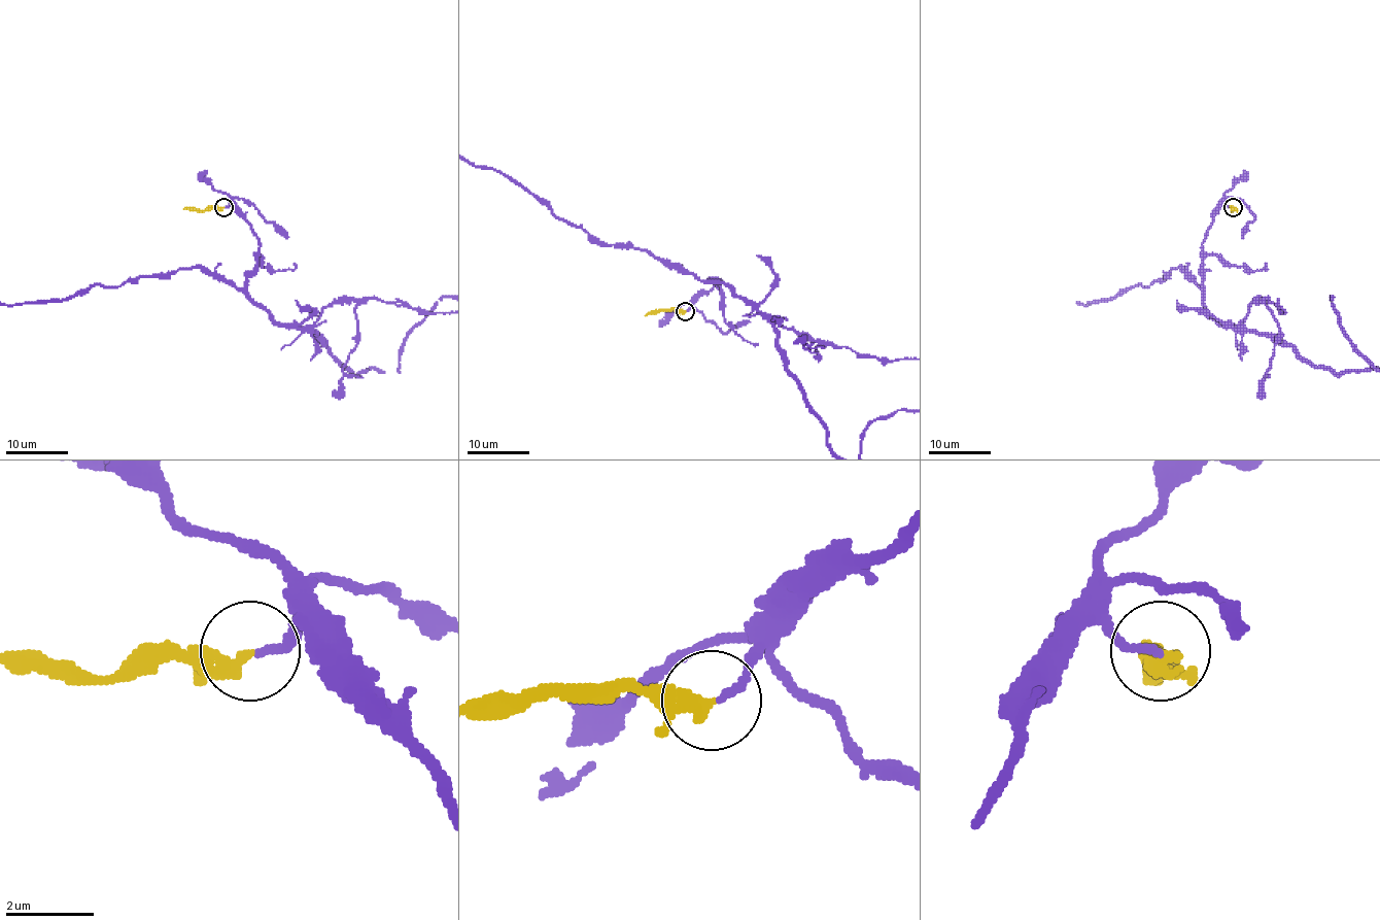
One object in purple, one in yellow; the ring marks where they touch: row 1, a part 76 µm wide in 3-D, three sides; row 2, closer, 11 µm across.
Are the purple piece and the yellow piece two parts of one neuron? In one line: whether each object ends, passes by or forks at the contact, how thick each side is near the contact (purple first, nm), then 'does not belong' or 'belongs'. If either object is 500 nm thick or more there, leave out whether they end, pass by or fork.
purple ends; yellow ends; calibres 170 and 320 nm; belongs

